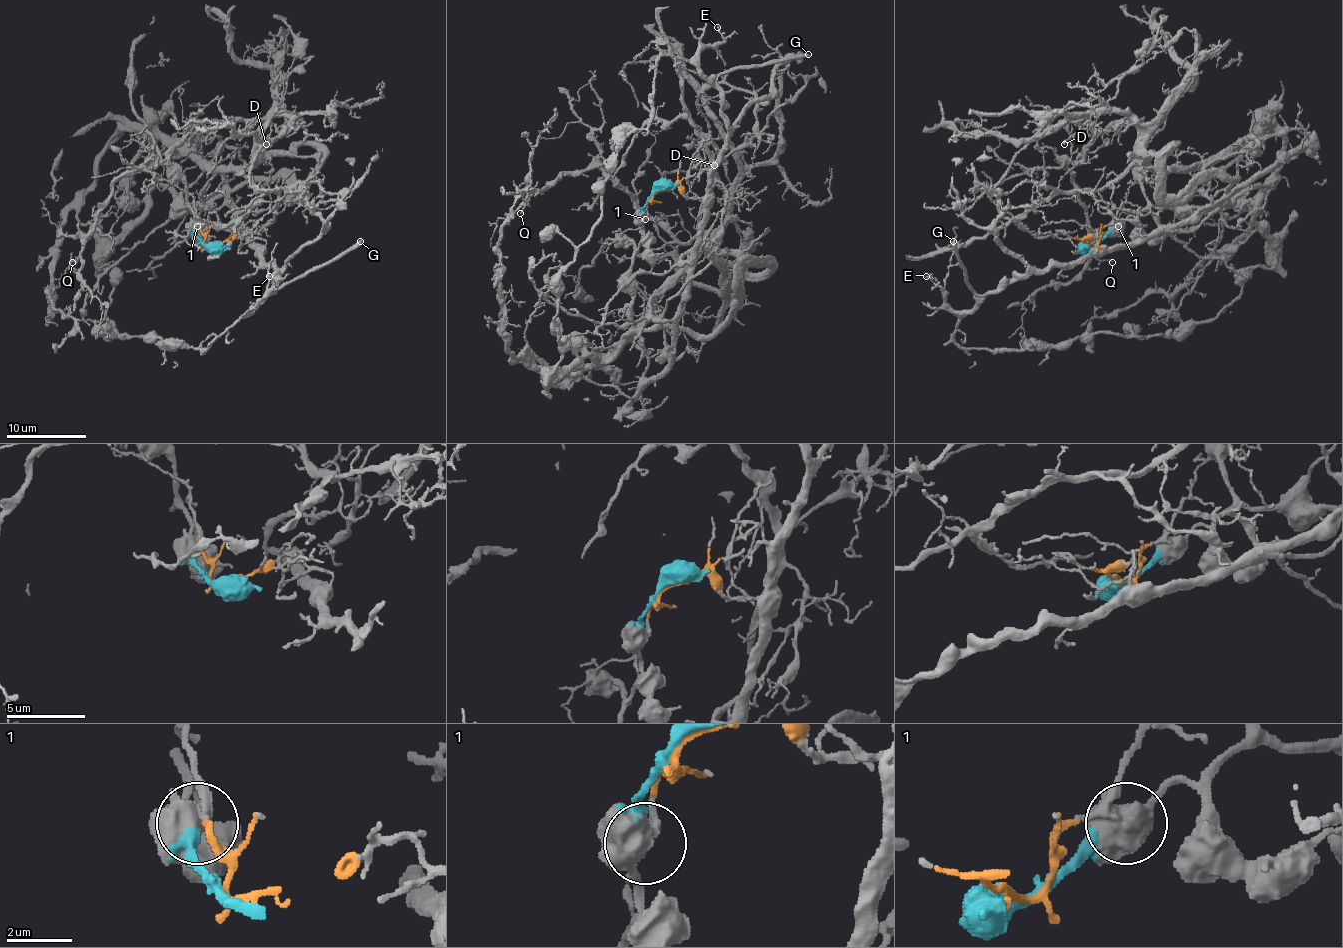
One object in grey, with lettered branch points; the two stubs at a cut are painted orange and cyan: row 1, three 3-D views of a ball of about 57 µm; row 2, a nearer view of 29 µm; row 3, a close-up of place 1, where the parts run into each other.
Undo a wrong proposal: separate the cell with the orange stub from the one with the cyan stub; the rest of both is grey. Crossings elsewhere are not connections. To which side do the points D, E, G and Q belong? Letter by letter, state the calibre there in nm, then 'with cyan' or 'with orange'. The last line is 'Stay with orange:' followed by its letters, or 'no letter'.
D: 160 nm thick; with cyan
E: 150 nm thick; with orange
G: 400 nm thick; with orange
Q: 110 nm thick; with cyan
Stay with orange: E, G

